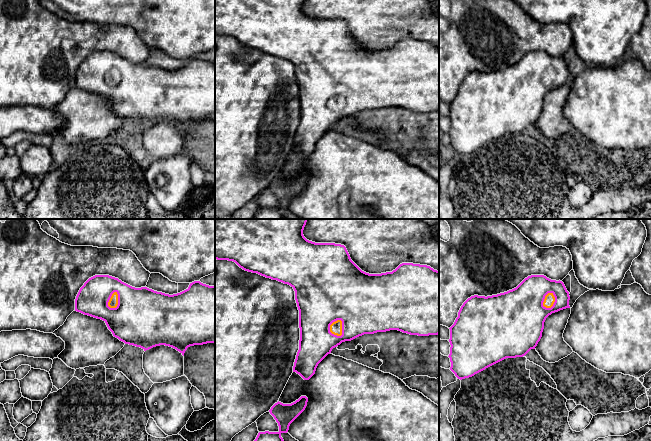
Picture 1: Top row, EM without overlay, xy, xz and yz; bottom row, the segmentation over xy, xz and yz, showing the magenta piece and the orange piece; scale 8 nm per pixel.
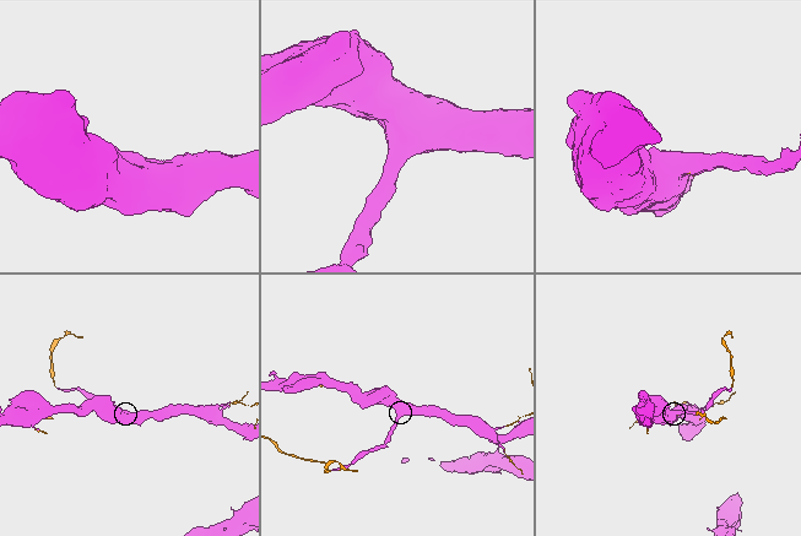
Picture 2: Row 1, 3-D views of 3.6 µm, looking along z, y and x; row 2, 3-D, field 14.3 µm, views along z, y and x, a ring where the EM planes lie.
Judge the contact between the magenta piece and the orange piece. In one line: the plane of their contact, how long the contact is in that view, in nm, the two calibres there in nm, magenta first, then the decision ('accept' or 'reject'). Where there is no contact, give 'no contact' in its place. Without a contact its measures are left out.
xz | 150 nm | 440/100 nm | accept

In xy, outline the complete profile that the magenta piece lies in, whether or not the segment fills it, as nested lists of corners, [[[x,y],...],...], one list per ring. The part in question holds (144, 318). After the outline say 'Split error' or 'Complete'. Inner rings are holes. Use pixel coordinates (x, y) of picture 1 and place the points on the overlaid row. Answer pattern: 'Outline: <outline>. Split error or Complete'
Outline: [[[95,275],[80,288],[75,299],[75,311],[103,320],[114,337],[144,351],[165,345],[184,356],[190,346],[215,343],[215,286],[200,281],[190,283],[189,287],[180,293],[169,295],[147,287],[132,287],[109,275]]]. Split error

